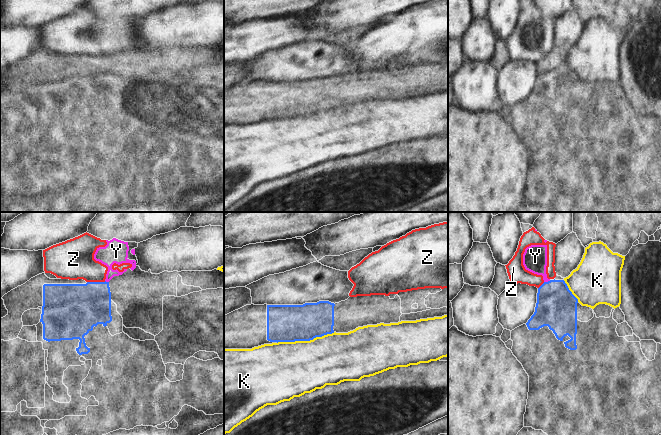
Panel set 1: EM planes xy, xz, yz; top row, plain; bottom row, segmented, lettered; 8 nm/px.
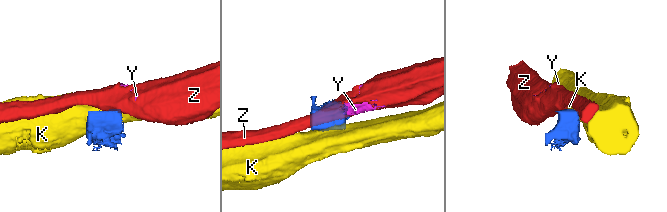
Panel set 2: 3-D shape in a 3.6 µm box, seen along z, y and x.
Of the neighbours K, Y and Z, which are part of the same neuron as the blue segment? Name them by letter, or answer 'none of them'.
none of them

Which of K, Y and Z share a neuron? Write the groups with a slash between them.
K / Y Z

